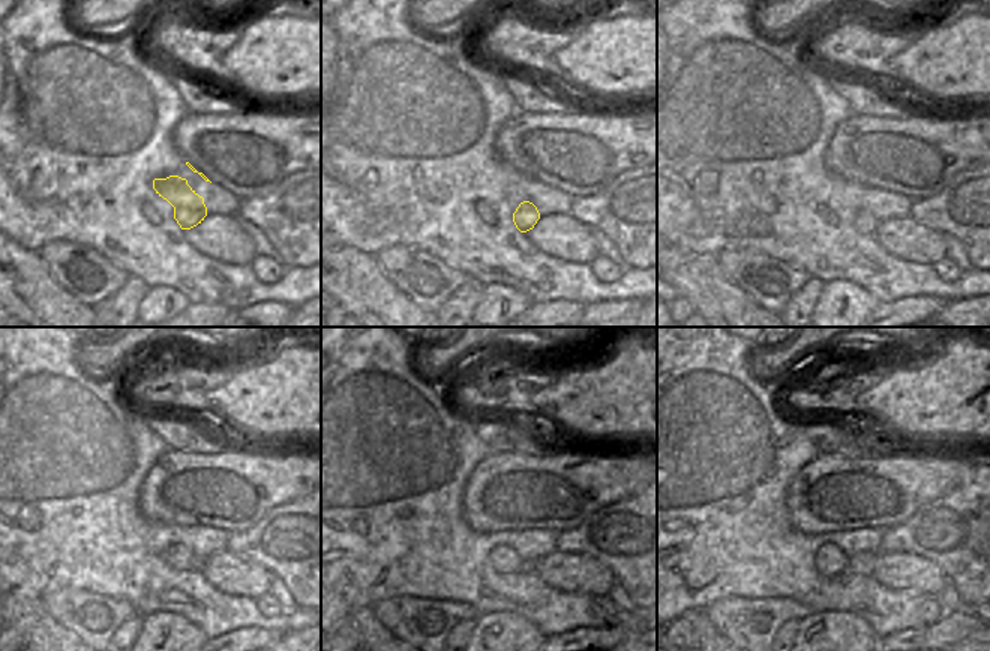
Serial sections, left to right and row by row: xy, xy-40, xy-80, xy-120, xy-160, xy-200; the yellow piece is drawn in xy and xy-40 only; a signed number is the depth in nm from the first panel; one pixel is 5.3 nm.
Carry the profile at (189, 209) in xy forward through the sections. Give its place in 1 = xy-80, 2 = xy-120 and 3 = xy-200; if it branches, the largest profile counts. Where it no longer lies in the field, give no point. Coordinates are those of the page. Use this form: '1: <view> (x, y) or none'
1: xy-80 (864, 224)
2: xy-120 (179, 558)
3: xy-200 (830, 561)

